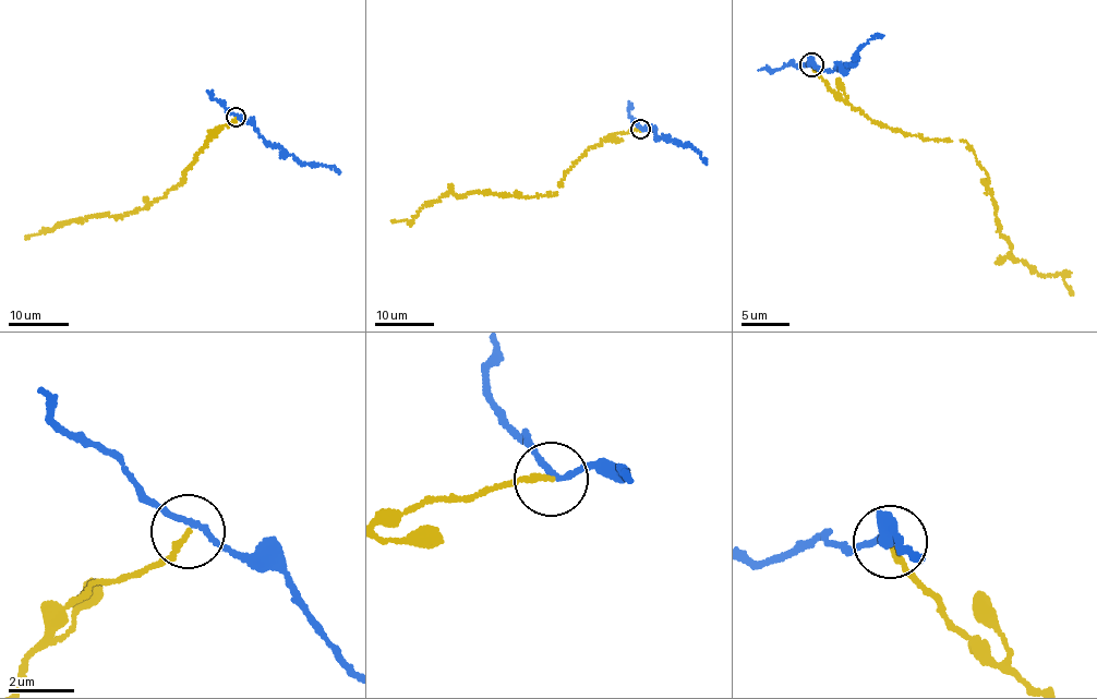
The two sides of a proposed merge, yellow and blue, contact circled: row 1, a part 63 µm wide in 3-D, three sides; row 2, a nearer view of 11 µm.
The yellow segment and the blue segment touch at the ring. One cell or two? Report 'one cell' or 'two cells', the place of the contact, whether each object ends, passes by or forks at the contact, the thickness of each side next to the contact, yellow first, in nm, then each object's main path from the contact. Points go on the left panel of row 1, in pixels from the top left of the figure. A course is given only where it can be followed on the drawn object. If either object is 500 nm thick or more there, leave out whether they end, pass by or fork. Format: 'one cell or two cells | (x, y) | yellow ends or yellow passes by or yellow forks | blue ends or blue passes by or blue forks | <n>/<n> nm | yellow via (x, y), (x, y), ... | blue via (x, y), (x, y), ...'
two cells | (236, 117) | yellow ends | blue passes by | 170/150 nm | yellow via (236, 118), (215, 129), (183, 173), (185, 178), (160, 199), (118, 216), (85, 217), (26, 238) | blue via (236, 116), (250, 122), (266, 144), (278, 145), (299, 163), (334, 168), (339, 172)

